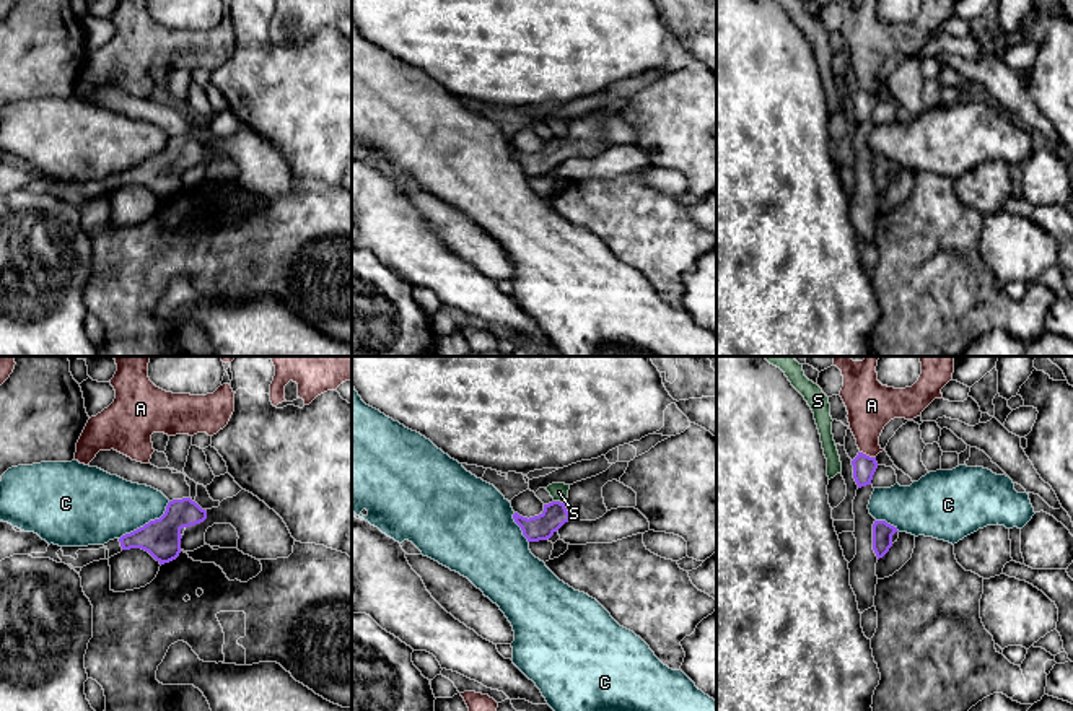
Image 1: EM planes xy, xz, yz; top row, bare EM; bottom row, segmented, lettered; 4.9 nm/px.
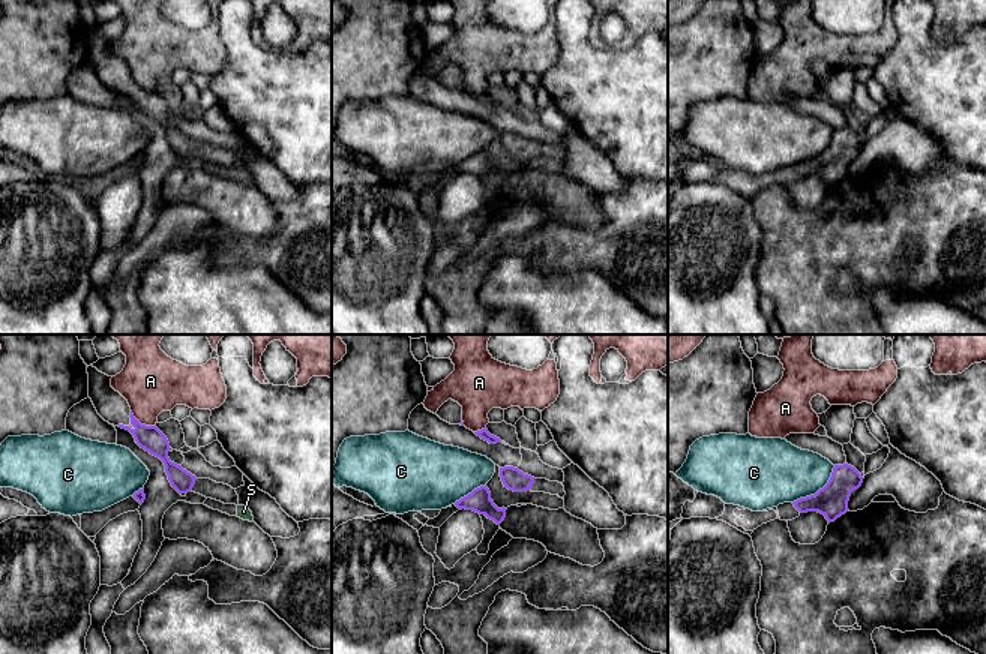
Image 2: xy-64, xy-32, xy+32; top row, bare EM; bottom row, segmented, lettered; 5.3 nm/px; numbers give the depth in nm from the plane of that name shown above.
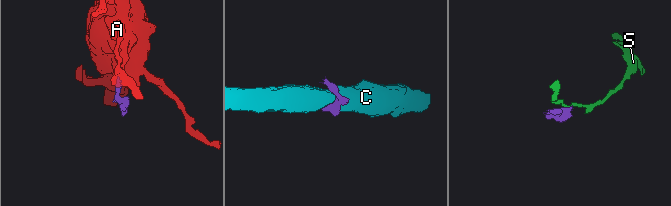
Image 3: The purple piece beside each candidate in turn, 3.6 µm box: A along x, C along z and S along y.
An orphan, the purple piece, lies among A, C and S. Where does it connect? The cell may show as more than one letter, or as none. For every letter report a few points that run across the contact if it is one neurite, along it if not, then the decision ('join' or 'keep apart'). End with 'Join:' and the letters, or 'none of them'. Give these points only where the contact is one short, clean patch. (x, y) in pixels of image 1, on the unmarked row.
A: line yz (860, 87), (875, 93); keep apart
C: line xy (170, 137), (158, 153), (126, 168), (119, 174); keep apart
S: line xz (554, 135), (564, 139); keep apart
Join: none of them

